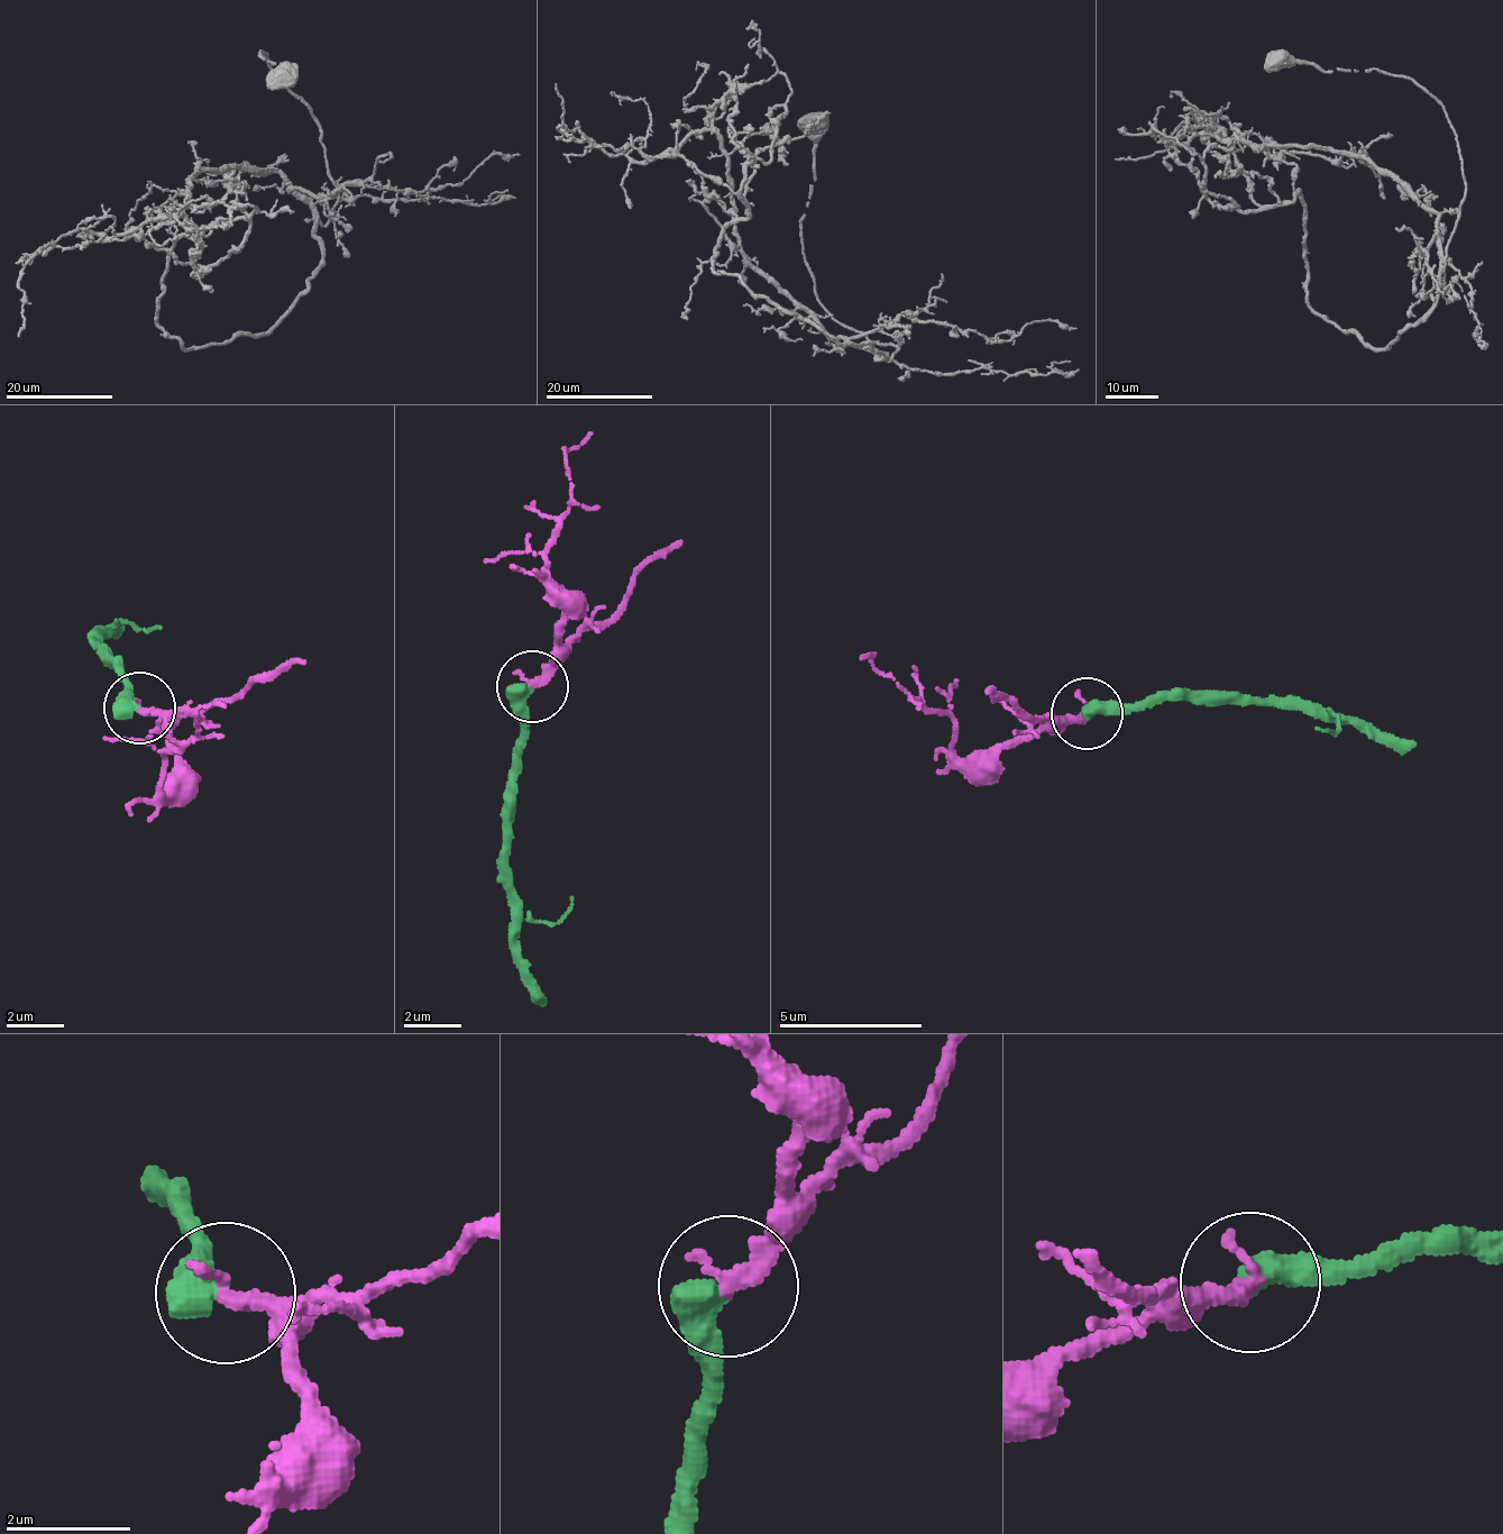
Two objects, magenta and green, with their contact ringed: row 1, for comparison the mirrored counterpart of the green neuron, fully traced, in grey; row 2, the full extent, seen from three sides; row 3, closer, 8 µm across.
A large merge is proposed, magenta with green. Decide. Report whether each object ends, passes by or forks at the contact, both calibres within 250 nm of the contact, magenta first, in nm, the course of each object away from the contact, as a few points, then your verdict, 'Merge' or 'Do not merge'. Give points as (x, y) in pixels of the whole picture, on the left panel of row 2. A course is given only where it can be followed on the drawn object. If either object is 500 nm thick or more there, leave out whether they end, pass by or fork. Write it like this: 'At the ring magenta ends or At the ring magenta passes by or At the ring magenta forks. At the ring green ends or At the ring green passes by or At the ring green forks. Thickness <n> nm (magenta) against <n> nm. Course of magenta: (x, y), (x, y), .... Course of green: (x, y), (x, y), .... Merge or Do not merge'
Thickness 320 nm (magenta) against 550 nm. Course of magenta: (140, 710), (176, 752), (172, 782), (165, 758), (199, 733), (194, 711), (223, 702). Course of green: (134, 711), (118, 660), (93, 628), (121, 624). Merge

